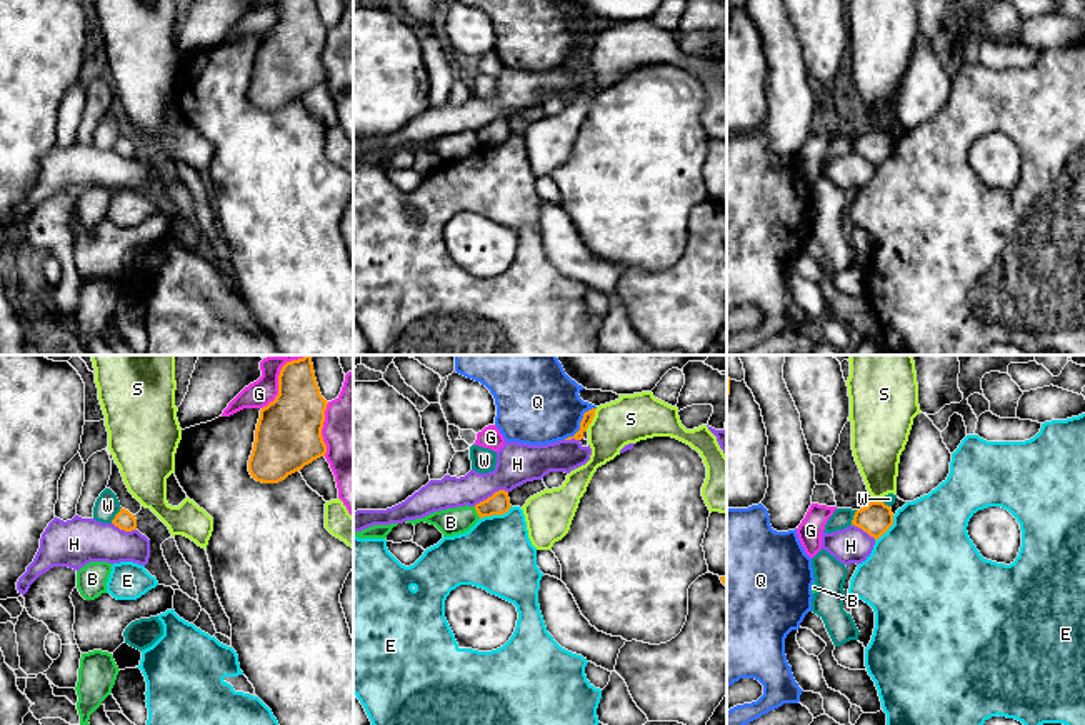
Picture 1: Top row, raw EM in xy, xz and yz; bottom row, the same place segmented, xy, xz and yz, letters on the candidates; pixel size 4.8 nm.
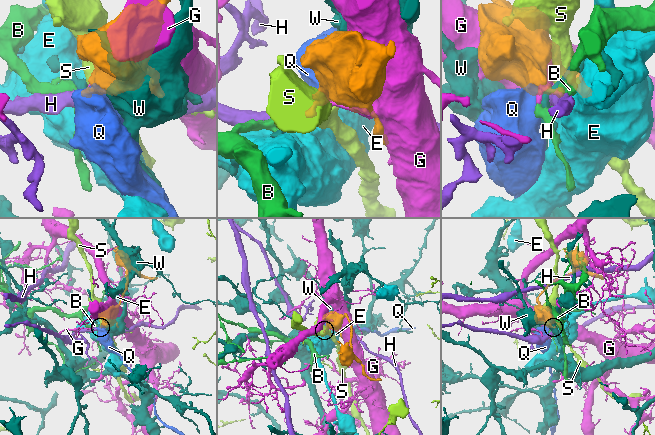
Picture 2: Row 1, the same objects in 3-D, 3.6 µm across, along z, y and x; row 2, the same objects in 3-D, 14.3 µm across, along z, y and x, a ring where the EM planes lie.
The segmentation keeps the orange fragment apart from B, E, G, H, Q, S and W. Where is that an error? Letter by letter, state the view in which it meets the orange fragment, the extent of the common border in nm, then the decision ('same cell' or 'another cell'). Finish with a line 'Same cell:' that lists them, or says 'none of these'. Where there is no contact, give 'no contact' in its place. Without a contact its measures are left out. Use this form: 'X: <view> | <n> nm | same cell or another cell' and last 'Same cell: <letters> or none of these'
B: xz | 70 nm | another cell
E: xz | 170 nm | another cell
G: xy | 260 nm | another cell
H: xz | 180 nm | another cell
Q: xz | 220 nm | another cell
S: xz | 130 nm | another cell
W: yz | 90 nm | another cell
Same cell: none of these

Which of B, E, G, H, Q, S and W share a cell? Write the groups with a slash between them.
B / E / G / H / Q / S / W

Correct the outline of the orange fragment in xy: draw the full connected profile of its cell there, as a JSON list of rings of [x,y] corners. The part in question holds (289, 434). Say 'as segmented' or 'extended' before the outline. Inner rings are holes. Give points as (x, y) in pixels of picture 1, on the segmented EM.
as segmented; [[[312,355],[287,362],[278,375],[278,395],[260,410],[248,460],[252,478],[278,483],[325,457],[322,428],[327,405],[315,378]]]

